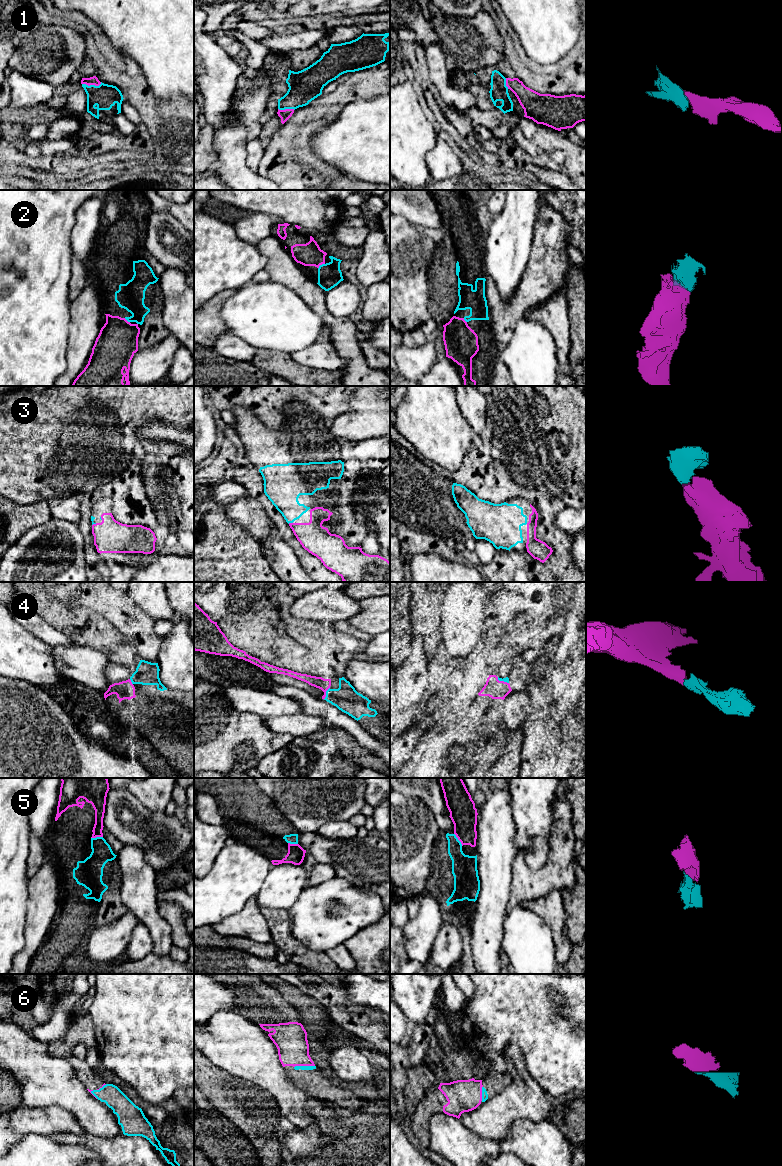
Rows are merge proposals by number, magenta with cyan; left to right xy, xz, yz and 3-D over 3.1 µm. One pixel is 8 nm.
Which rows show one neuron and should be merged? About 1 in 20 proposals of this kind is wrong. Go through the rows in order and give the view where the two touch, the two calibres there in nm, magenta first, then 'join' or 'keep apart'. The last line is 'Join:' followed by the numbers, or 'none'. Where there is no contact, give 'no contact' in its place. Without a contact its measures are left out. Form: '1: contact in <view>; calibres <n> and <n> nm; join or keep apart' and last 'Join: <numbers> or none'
1: contact in xy; calibres 70 and 200 nm; join
2: contact in xz; calibres 190 and 190 nm; join
3: contact in xz; calibres 240 and 240 nm; join
4: contact in xz; calibres 100 and 200 nm; join
5: contact in yz; calibres 220 and 200 nm; join
6: contact in xz; calibres 260 and 30 nm; join
Join: 1, 2, 3, 4, 5, 6

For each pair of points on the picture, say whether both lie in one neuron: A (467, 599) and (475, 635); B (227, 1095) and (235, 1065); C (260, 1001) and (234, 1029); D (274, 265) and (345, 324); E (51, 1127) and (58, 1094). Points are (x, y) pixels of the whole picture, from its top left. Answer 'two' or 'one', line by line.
A: one
B: two
C: two
D: one
E: two

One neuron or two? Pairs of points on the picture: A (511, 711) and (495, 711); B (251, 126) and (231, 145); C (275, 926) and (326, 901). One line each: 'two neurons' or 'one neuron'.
A: two neurons
B: two neurons
C: two neurons

